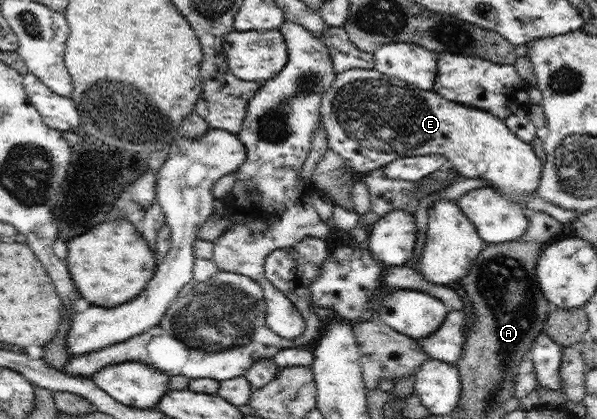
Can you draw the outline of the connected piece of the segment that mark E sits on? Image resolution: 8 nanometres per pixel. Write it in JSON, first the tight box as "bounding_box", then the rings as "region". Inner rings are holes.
{"bounding_box":[319,68,545,213],"region":[[[349,68],[344,72],[339,72],[336,76],[336,80],[334,80],[334,84],[332,84],[329,90],[324,93],[324,96],[322,96],[319,111],[321,112],[322,124],[326,128],[328,146],[330,149],[335,150],[344,159],[345,165],[348,168],[348,170],[346,170],[347,174],[360,172],[360,174],[364,175],[372,170],[376,170],[377,168],[390,164],[393,160],[398,160],[404,157],[424,156],[429,154],[442,155],[447,158],[447,164],[452,166],[459,175],[465,176],[466,178],[481,178],[482,180],[485,180],[487,184],[491,184],[491,186],[500,192],[502,196],[505,196],[508,200],[511,200],[516,204],[520,204],[524,207],[526,212],[530,213],[525,205],[525,196],[528,196],[531,192],[537,191],[545,162],[542,162],[542,160],[536,156],[532,149],[532,144],[520,140],[518,136],[516,136],[506,126],[506,123],[503,123],[502,120],[496,118],[496,116],[491,114],[491,112],[486,112],[485,110],[480,110],[479,108],[474,108],[472,106],[462,104],[461,102],[446,100],[441,94],[438,94],[431,89],[423,89],[415,87],[413,83],[394,80],[391,77],[384,75],[382,72],[378,72],[375,68]]]}

